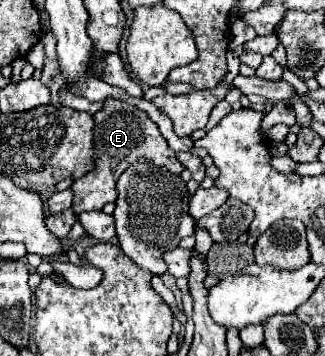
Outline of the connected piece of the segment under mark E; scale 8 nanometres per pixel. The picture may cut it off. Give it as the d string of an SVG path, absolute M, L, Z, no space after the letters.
M108 97L104 101L104 107L92 115L94 117L94 169L76 179L70 187L70 191L76 195L72 211L80 215L82 211L102 209L106 203L116 199L116 181L118 177L138 159L146 159L156 167L164 167L170 173L180 175L182 165L176 159L176 153L170 149L162 133L158 131L158 125L138 107L128 105L126 101Z

